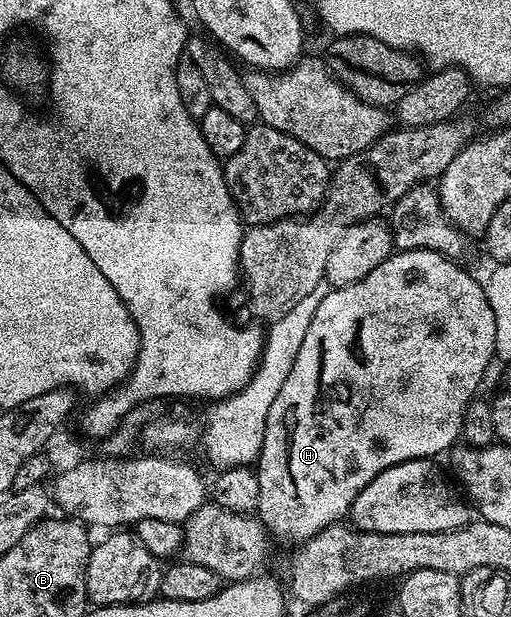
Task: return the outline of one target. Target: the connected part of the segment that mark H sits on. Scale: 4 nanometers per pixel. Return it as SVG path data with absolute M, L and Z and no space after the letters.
M402 249L389 254L383 263L379 263L373 271L367 271L363 279L338 289L330 288L329 294L315 307L315 315L311 315L311 325L307 327L307 335L303 335L303 343L297 353L293 354L291 375L283 383L275 403L271 403L271 411L267 411L267 423L263 431L263 447L257 456L255 468L259 479L259 507L256 516L274 538L281 541L300 543L314 537L329 525L338 524L348 518L349 509L355 503L359 491L371 483L371 479L387 471L392 465L404 461L420 461L436 458L436 453L452 450L462 436L465 411L474 400L477 388L489 369L489 360L494 360L495 347L495 311L491 311L491 303L487 303L485 286L476 281L456 260L447 258L430 249Z

